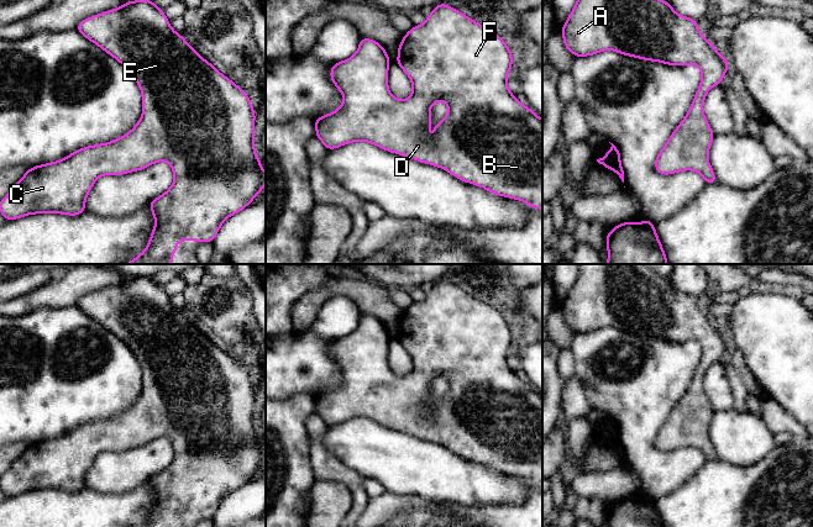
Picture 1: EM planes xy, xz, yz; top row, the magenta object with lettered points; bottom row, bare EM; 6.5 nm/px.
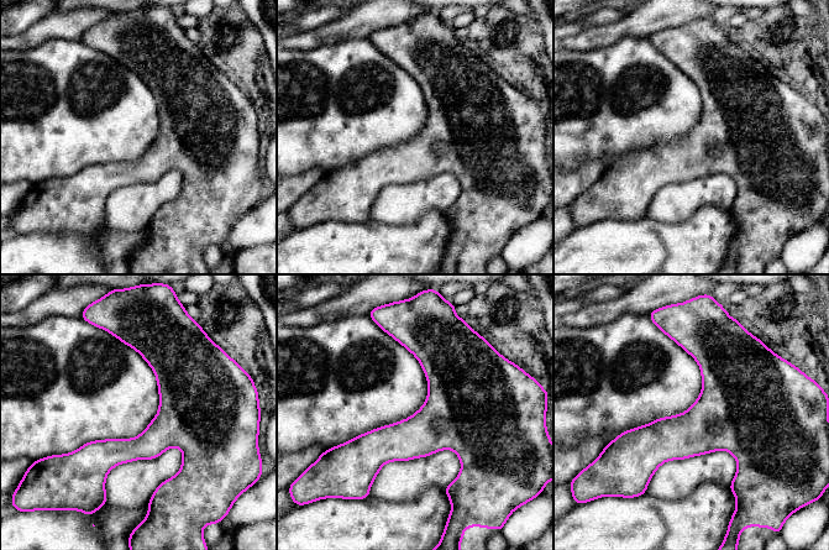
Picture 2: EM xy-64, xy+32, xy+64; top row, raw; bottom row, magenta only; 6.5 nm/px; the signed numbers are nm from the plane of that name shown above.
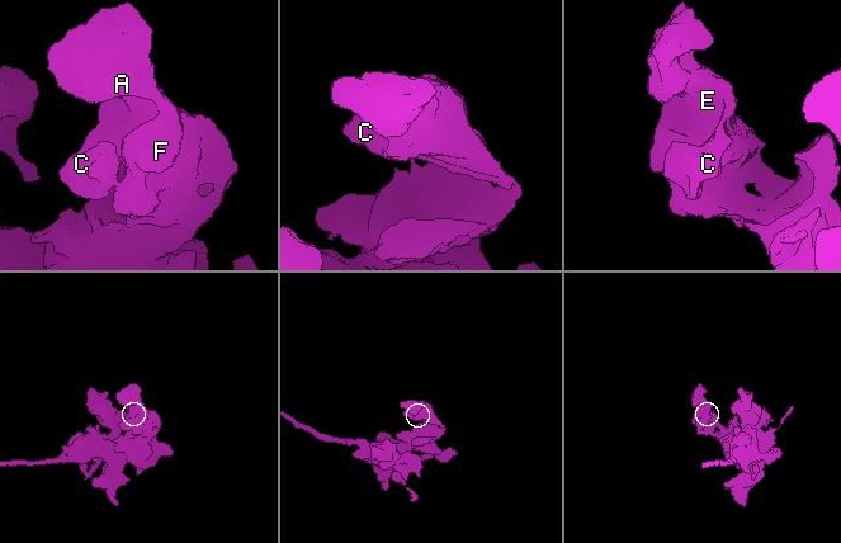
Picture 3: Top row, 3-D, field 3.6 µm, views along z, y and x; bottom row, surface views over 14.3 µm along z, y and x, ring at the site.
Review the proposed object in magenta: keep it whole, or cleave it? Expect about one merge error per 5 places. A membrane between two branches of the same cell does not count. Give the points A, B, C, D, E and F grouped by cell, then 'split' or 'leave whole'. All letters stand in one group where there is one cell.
groups A B C D E F; leave whole

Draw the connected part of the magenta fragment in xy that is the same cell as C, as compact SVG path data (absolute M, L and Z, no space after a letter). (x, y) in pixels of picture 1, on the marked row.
M135 0L125 2L119 9L109 10L106 12L88 17L77 25L79 31L85 38L98 44L103 51L109 53L116 60L119 60L136 79L142 93L142 115L136 126L125 136L112 139L109 143L94 144L77 149L74 153L65 158L30 168L26 174L12 186L9 194L0 201L0 214L5 221L21 218L27 215L35 214L63 214L69 216L77 216L85 210L85 199L90 193L94 183L101 175L122 175L131 172L142 170L151 164L161 160L166 160L171 164L174 181L172 186L161 196L148 202L150 210L154 216L154 228L151 233L146 249L135 259L126 264L172 264L172 257L175 254L177 243L179 241L192 239L194 242L210 242L215 239L222 222L230 216L242 211L252 200L262 191L266 184L266 173L262 169L259 157L255 152L255 118L252 104L248 95L238 85L232 83L227 77L222 75L211 63L206 62L185 39L182 35L177 33L169 25L169 20L164 12L154 5L153 0Z

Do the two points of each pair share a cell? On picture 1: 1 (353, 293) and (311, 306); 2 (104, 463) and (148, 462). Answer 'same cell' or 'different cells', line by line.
1: same cell
2: same cell

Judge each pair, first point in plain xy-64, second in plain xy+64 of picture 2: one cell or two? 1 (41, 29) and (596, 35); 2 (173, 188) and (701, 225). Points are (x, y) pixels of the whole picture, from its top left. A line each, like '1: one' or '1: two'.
1: one
2: two

